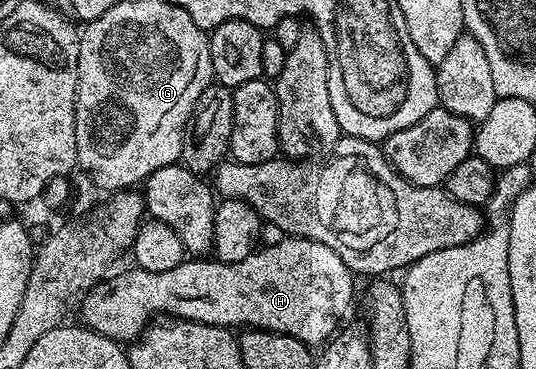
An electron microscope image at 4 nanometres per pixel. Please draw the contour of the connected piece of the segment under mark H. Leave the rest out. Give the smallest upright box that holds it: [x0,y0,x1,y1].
[81,236,355,348]

